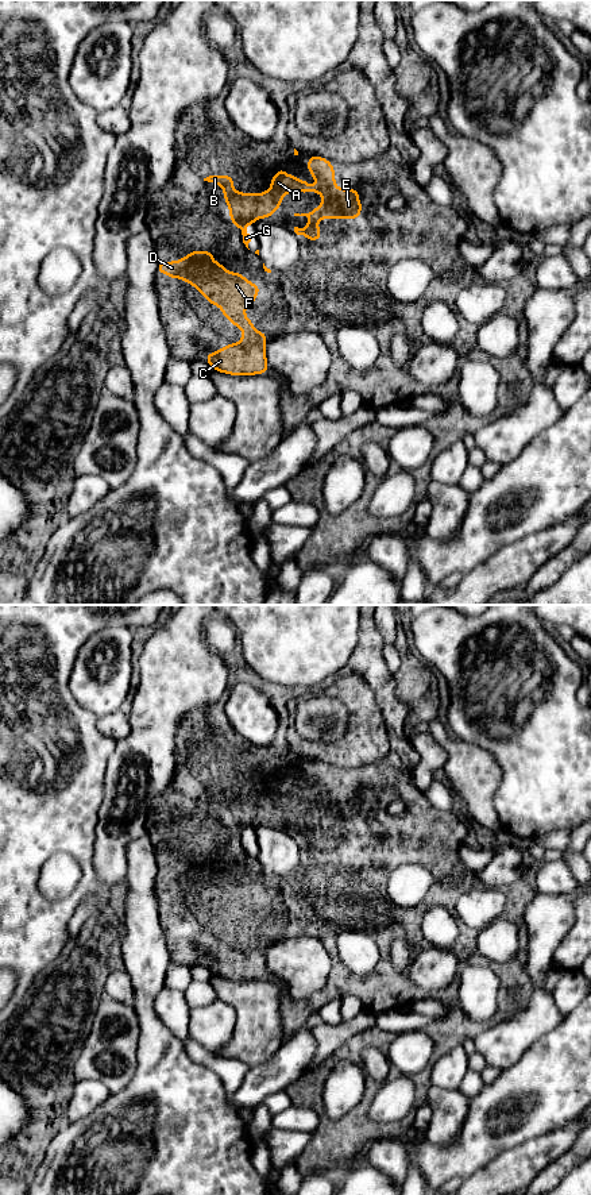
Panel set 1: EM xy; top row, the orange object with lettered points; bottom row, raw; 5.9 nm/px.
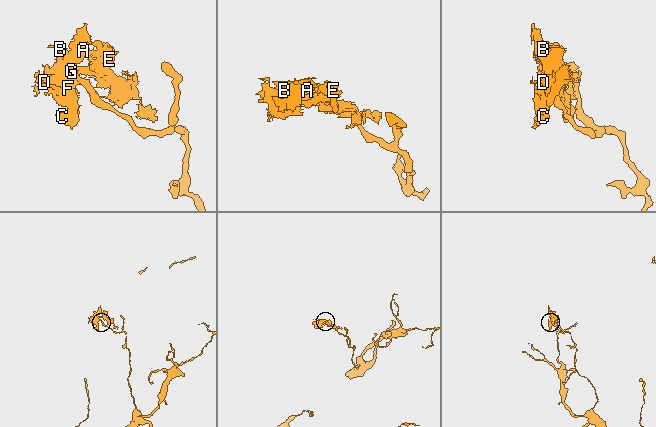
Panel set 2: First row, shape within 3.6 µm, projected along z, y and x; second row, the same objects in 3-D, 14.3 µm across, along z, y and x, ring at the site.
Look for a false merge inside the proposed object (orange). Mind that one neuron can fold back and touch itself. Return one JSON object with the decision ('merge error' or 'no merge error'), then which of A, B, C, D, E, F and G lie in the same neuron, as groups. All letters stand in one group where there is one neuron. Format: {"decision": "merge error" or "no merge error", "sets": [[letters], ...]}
{"decision": "merge error", "sets": [["A", "B", "C", "D", "E", "F"], ["G"]]}

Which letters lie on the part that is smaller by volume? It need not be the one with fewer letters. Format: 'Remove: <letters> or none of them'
Remove: A, B, C, D, E, F

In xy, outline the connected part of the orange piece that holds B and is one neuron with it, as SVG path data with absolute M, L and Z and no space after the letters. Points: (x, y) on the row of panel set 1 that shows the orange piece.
M310 155L306 169L313 174L318 184L313 188L308 180L298 181L296 176L287 176L278 167L277 174L270 182L273 192L264 190L260 194L248 194L232 190L233 176L209 176L204 181L215 182L224 188L224 201L229 204L229 216L233 227L244 221L256 221L259 217L270 216L281 207L281 198L287 192L321 193L322 204L310 213L294 213L294 216L306 216L309 225L302 230L294 227L297 235L304 235L313 243L321 238L317 227L318 219L358 219L362 212L362 203L358 198L359 189L339 189L335 186L335 170L332 163L317 155Z

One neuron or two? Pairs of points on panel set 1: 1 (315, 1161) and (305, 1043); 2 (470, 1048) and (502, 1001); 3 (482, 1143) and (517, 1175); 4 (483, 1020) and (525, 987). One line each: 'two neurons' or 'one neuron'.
1: two neurons
2: two neurons
3: two neurons
4: one neuron

